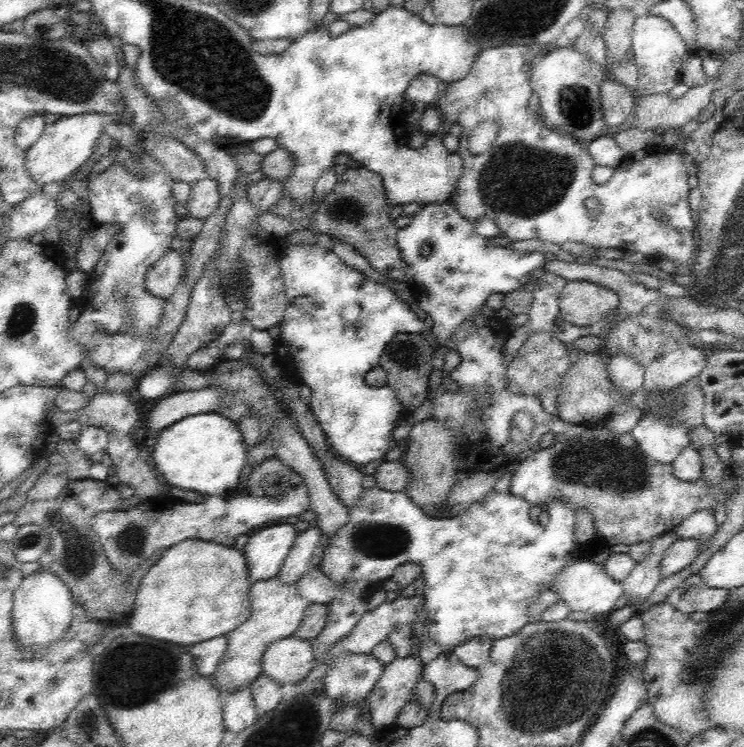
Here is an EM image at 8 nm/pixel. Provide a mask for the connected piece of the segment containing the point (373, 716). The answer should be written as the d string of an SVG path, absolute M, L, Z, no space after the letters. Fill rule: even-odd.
M420 654L396 657L382 671L372 692L364 699L368 720L377 731L394 726L402 707L411 699L424 668Z

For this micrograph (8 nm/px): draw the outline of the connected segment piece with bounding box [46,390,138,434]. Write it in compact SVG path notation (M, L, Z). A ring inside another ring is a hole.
M106 391L96 393L89 398L86 408L81 411L62 412L53 402L46 412L48 423L54 428L75 420L82 425L97 426L106 432L123 432L130 434L138 420L134 410L132 392Z

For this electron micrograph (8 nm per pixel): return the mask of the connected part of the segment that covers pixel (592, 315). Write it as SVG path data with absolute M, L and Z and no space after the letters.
M586 280L567 281L558 296L558 318L576 326L596 324L619 306L616 292Z

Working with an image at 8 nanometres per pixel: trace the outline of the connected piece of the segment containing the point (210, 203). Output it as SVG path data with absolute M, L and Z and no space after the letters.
M206 177L191 184L189 196L184 205L189 210L189 216L206 221L218 208L221 199L218 181Z

